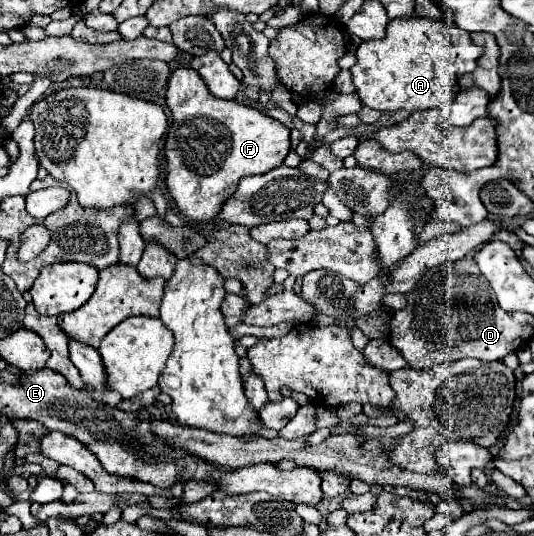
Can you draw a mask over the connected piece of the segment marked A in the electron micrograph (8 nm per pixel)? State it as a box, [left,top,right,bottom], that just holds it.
[351,17,483,111]

